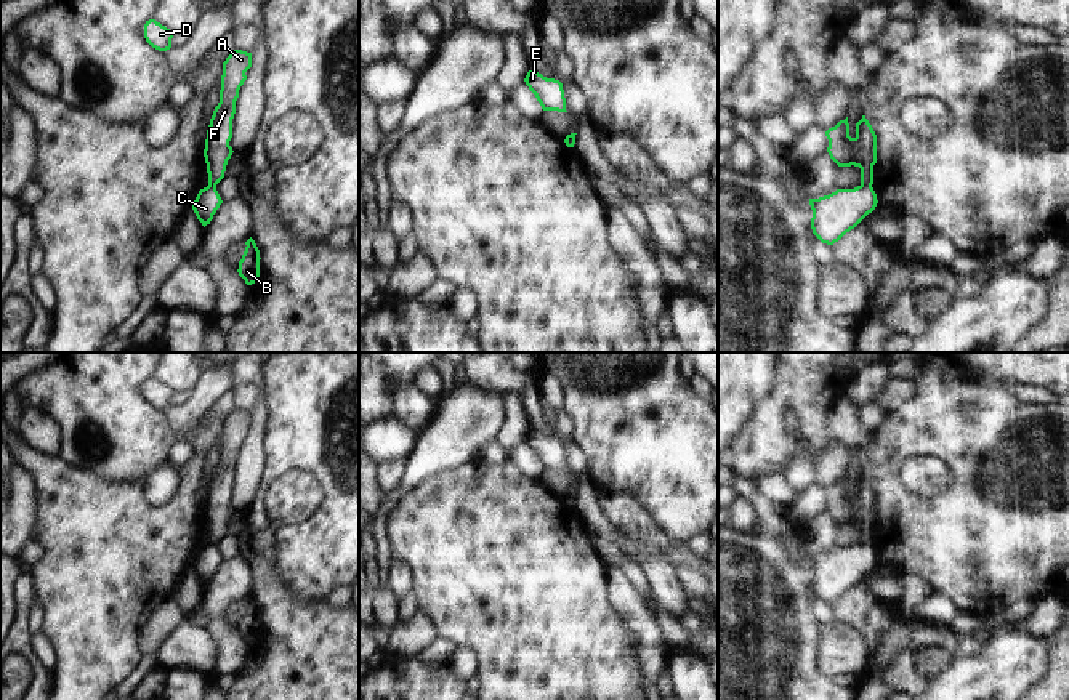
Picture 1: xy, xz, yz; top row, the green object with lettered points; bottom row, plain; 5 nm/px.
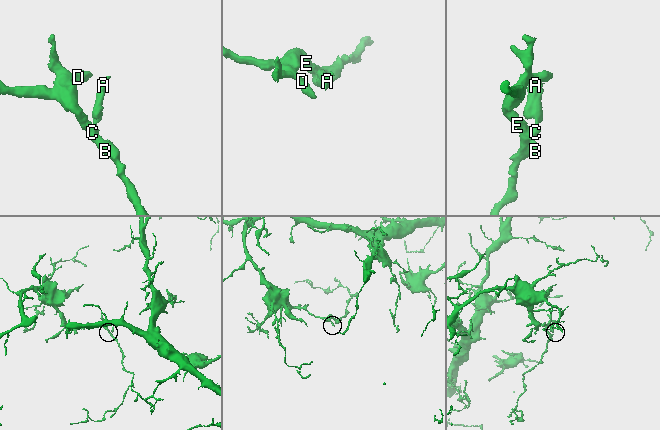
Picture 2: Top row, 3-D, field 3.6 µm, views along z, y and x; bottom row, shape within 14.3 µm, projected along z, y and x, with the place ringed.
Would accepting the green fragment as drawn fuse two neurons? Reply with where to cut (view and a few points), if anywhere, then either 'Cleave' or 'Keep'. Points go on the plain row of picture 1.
Split along yz (861, 542), (871, 545). Cleave.

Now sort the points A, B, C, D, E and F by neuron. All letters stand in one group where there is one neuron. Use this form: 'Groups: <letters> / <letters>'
Groups: A F / B C D E.

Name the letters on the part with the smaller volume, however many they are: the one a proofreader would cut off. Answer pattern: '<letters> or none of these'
A, F

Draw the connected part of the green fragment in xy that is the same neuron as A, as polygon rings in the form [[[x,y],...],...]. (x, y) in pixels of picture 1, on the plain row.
[[[234,408],[223,421],[220,461],[210,477],[204,508],[210,545],[216,545],[224,537],[228,519],[234,511],[229,500],[232,497],[236,460],[250,426],[252,412],[242,408]]]

